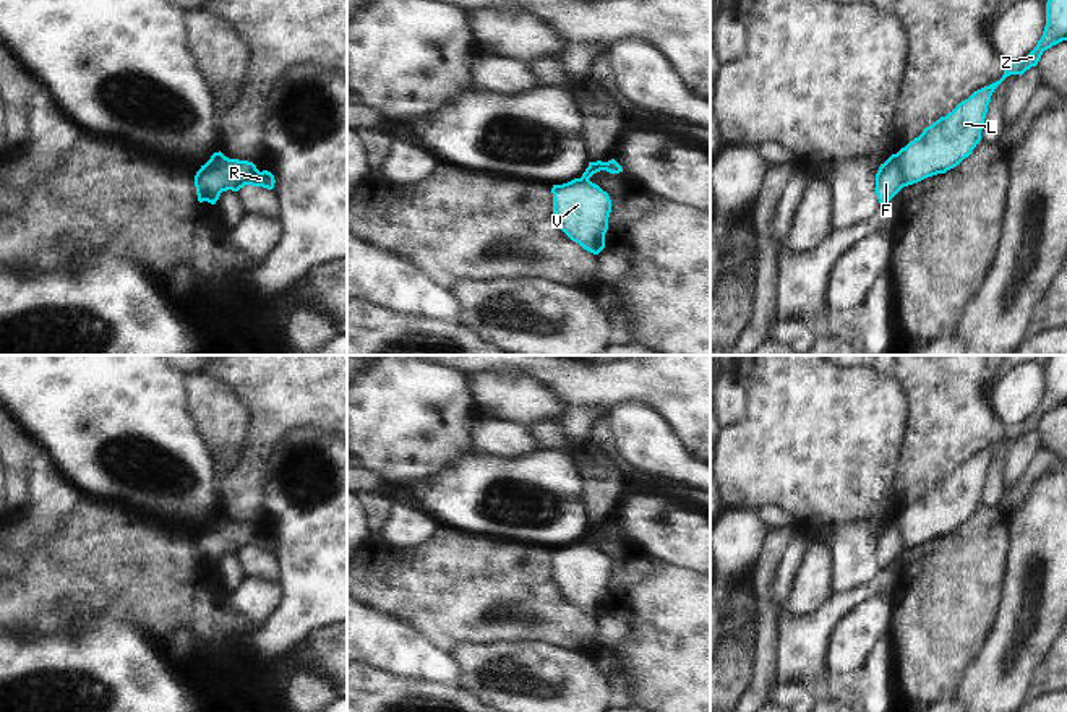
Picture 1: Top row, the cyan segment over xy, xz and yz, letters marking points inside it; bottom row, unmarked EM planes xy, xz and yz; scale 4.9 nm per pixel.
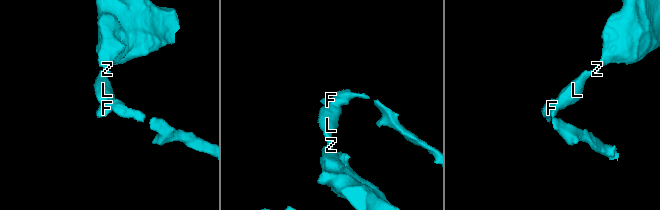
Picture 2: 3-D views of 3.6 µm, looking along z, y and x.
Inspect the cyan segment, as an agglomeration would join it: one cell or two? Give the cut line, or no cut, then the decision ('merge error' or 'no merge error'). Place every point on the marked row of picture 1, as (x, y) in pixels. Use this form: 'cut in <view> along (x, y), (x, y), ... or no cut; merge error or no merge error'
cut in yz along (895, 154), (904, 185); merge error

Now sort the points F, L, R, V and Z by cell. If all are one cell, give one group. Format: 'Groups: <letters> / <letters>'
Groups: F R / L V Z

